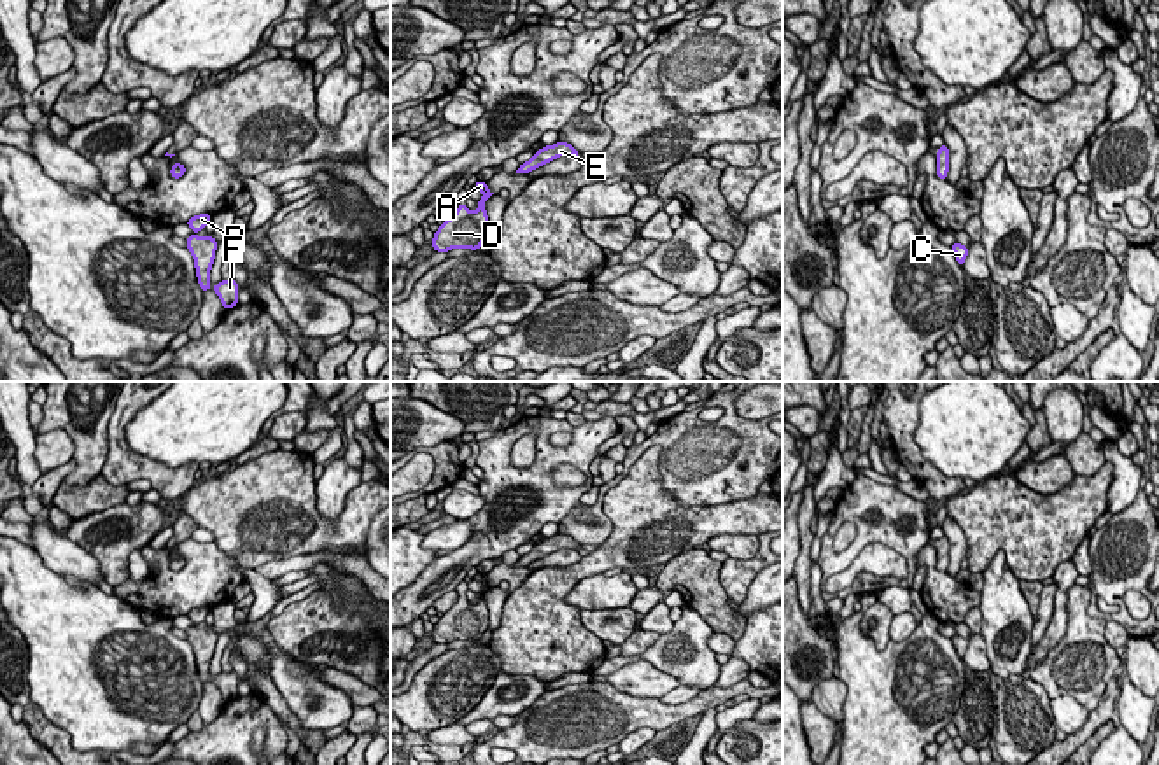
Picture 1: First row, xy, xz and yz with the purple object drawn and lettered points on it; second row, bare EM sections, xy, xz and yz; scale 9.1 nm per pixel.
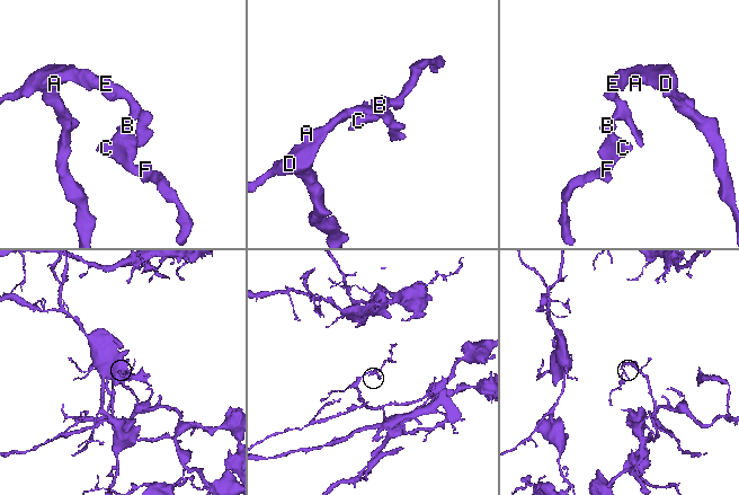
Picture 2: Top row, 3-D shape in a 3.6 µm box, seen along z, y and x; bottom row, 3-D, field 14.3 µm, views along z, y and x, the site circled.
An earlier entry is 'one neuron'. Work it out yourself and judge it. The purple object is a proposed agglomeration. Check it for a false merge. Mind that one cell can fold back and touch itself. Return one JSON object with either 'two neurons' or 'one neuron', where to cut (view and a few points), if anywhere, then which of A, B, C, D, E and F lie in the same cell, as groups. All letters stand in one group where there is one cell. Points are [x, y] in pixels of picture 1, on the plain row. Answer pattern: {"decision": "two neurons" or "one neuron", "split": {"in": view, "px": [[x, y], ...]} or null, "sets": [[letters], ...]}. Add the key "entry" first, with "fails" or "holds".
{"entry": "holds", "decision": "one neuron", "split": null, "sets": [["A", "B", "C", "D", "E", "F"]]}

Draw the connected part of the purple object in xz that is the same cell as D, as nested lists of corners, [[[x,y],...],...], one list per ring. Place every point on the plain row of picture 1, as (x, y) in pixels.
[[[476,574],[474,579],[483,585],[478,592],[478,602],[471,604],[466,595],[460,595],[455,606],[446,611],[434,625],[432,641],[436,644],[448,644],[452,641],[476,642],[488,630],[488,607],[485,593],[494,586],[487,574]]]

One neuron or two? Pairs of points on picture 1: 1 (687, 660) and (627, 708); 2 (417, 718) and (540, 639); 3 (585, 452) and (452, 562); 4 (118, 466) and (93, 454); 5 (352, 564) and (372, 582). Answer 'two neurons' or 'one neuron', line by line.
1: two neurons
2: two neurons
3: one neuron
4: two neurons
5: one neuron

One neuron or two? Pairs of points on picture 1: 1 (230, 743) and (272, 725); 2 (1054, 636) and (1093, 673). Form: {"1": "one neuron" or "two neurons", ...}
{"1": "one neuron", "2": "two neurons"}

